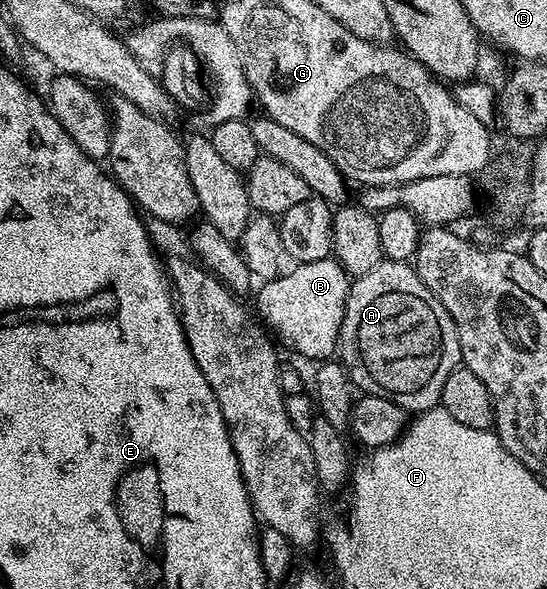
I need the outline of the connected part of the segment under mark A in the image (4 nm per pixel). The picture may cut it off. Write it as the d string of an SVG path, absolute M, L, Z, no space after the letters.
M383 260L370 274L362 274L351 281L340 327L338 356L348 370L349 380L363 395L386 398L409 414L437 407L446 378L462 364L458 330L450 314L446 314L446 306L430 294L411 263L393 260Z

